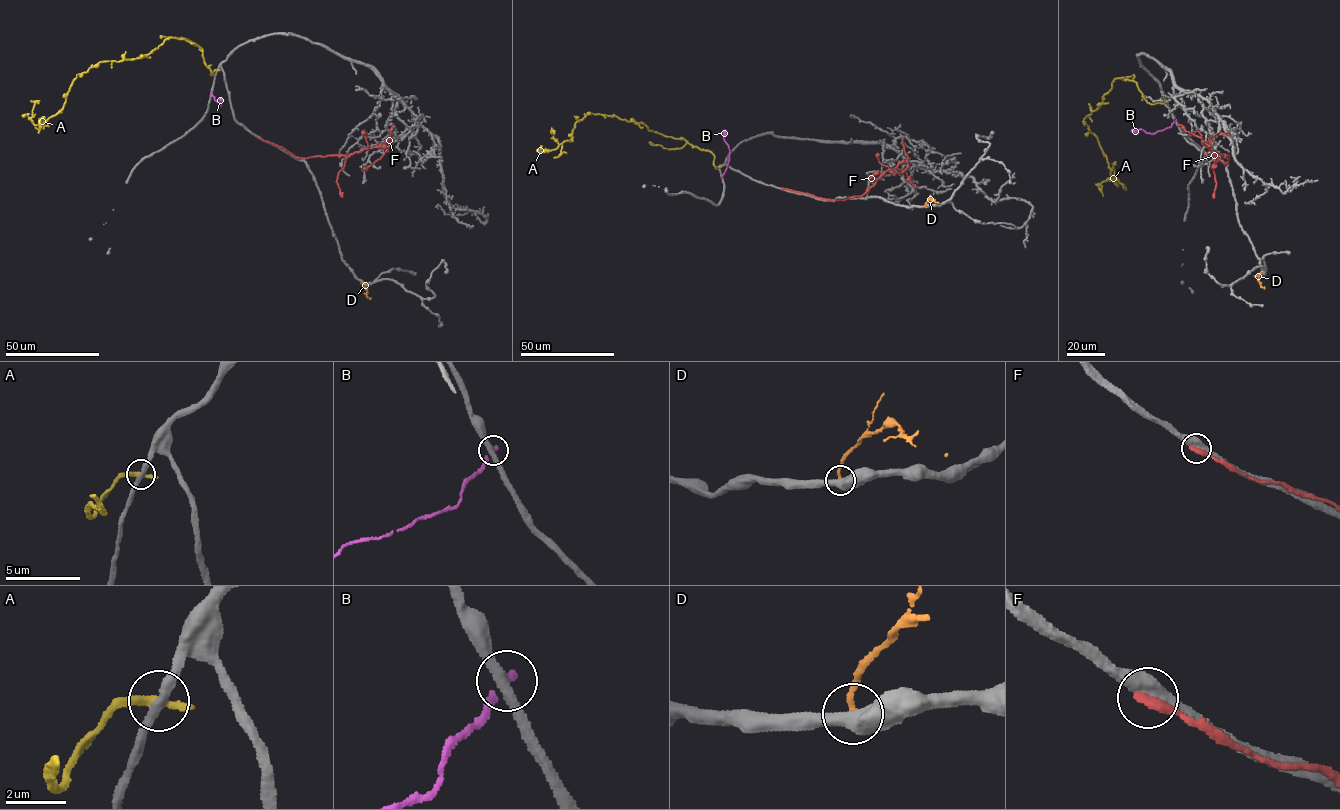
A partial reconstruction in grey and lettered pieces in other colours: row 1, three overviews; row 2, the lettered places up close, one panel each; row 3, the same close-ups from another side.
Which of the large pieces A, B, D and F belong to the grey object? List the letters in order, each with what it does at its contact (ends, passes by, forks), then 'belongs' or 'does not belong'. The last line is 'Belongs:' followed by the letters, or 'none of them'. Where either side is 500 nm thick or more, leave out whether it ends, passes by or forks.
A: it ends | does not belong
B: it ends | does not belong
D: does not belong
F: it ends | does not belong
Belongs: none of them

